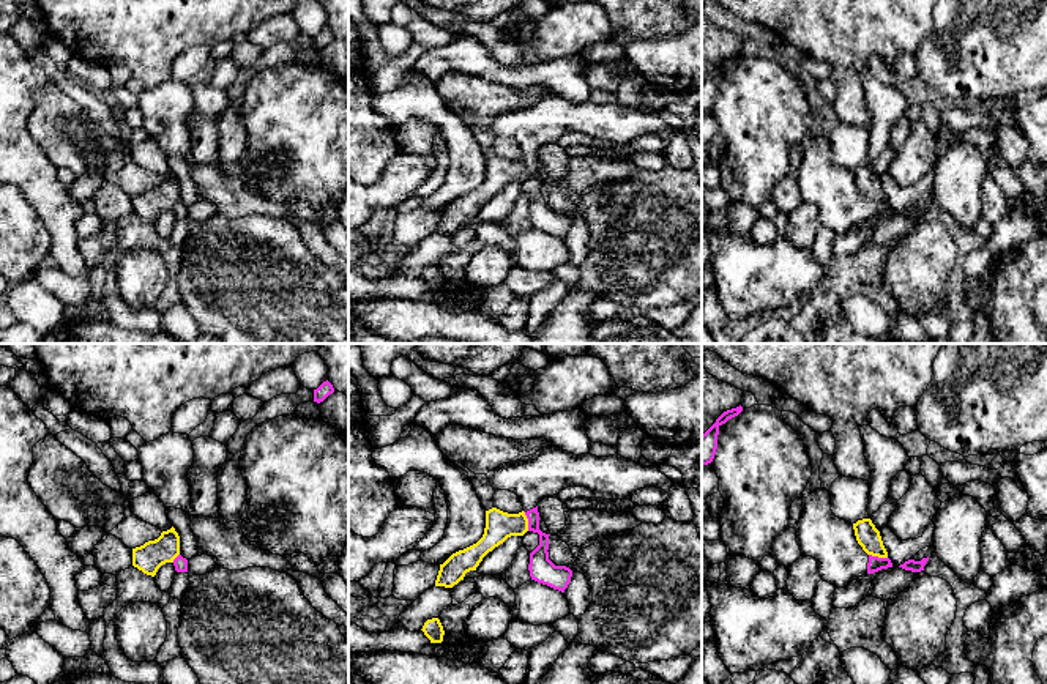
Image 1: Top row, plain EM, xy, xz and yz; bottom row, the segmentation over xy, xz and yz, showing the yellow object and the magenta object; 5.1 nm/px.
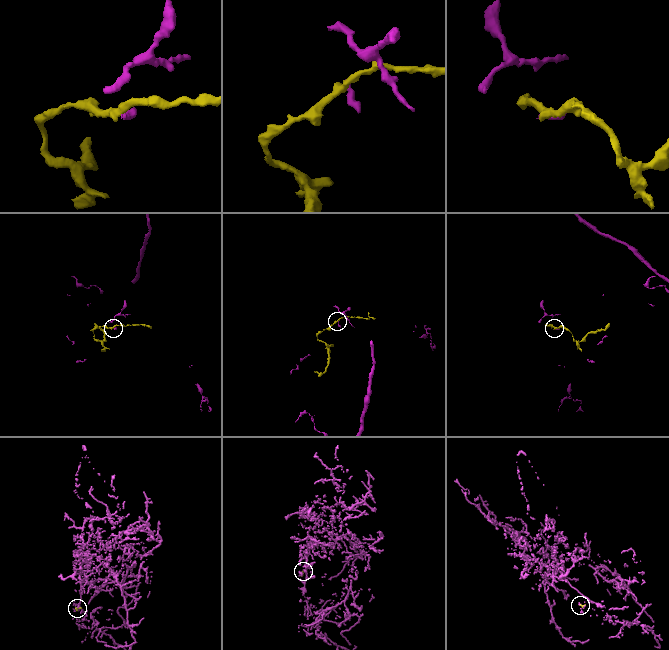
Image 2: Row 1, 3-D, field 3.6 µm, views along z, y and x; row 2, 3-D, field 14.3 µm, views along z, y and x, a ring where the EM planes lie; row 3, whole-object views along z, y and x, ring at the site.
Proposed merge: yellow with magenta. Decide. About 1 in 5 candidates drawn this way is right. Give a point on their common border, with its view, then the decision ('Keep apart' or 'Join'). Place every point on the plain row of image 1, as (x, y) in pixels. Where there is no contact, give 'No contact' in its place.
Touches yellow at xz (527, 167). Keep apart

